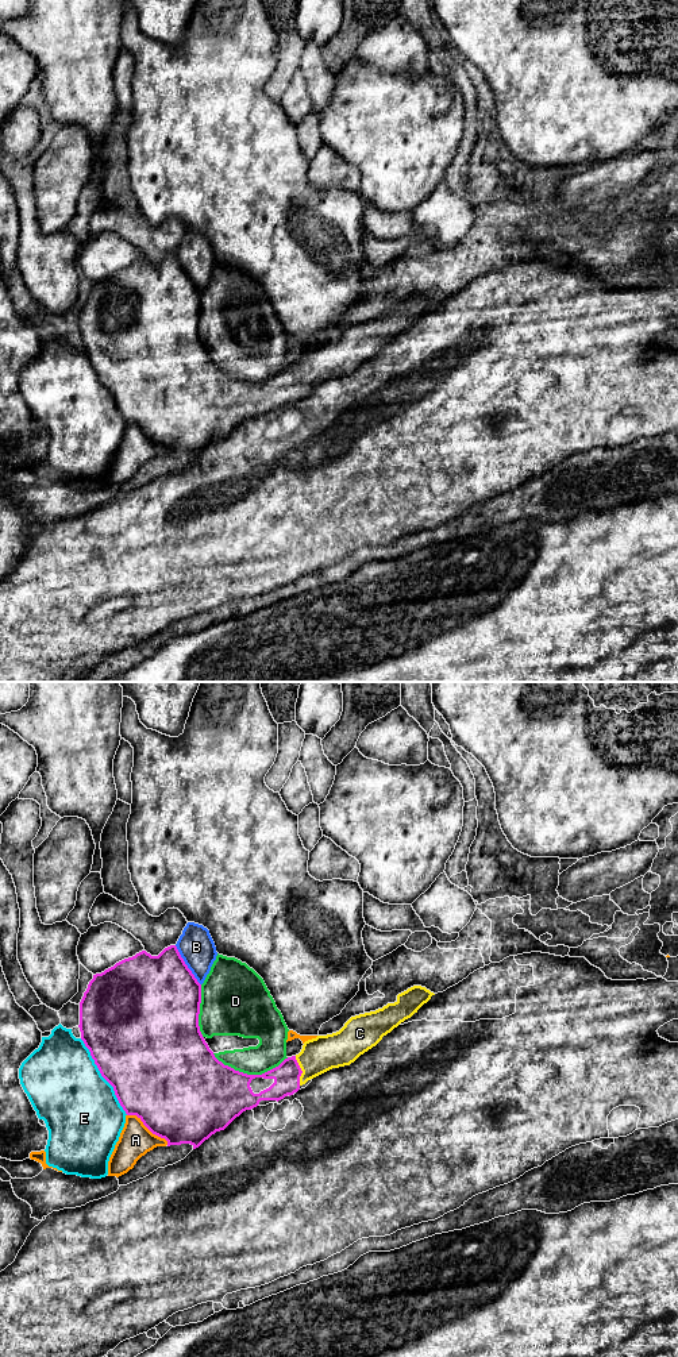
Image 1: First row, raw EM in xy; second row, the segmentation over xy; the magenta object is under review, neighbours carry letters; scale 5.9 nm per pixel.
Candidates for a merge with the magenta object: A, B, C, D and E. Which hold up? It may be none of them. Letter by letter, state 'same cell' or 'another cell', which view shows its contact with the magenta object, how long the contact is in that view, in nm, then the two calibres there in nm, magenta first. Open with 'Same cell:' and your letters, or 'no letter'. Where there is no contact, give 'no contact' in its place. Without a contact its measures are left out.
Same cell: C
A: another cell; meets magenta in xy; contact 300 nm long; 500 nm thick on the magenta side, 200 nm on the other
B: another cell; meets magenta in xy; contact 280 nm long; 500 nm thick on the magenta side, 220 nm on the other
C: same cell; meets magenta in xy; contact 180 nm long; 160 nm thick on the magenta side, 220 nm on the other
D: another cell; meets magenta in xy; contact 460 nm long; 380 nm thick on the magenta side, 180 nm on the other
E: another cell; meets magenta in xy; contact 550 nm long; 500 nm thick on the magenta side, 460 nm on the other

